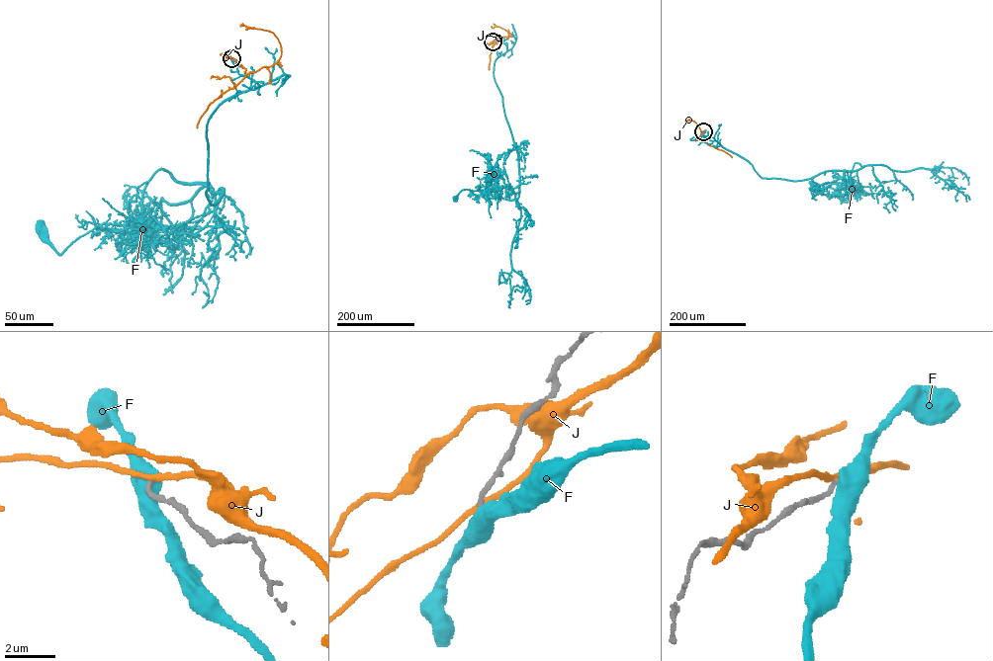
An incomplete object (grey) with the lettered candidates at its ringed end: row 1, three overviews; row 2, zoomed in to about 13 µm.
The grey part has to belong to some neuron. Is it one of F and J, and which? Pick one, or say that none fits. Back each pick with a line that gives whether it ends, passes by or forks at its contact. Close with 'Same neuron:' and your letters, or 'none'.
Same neuron: none

